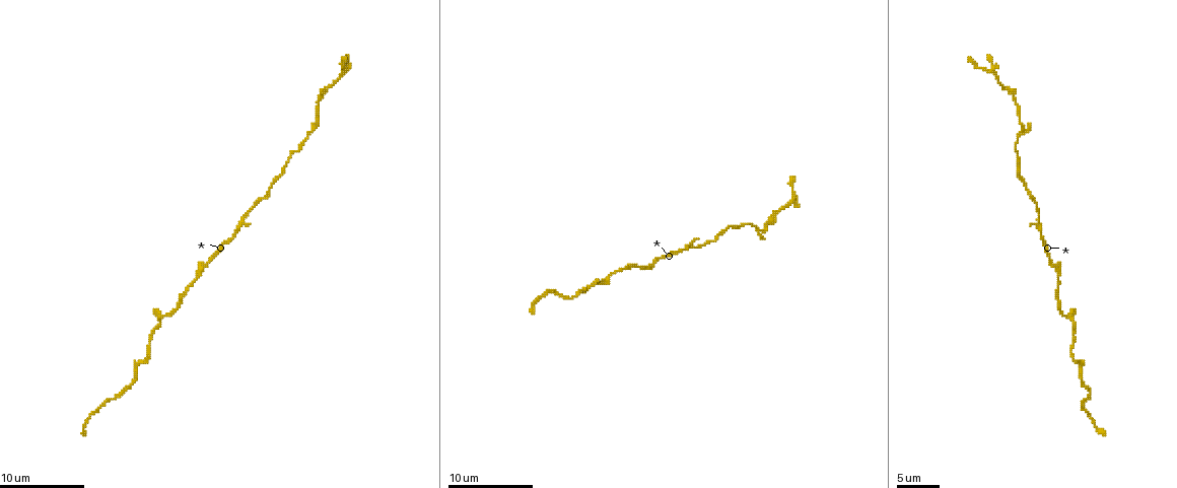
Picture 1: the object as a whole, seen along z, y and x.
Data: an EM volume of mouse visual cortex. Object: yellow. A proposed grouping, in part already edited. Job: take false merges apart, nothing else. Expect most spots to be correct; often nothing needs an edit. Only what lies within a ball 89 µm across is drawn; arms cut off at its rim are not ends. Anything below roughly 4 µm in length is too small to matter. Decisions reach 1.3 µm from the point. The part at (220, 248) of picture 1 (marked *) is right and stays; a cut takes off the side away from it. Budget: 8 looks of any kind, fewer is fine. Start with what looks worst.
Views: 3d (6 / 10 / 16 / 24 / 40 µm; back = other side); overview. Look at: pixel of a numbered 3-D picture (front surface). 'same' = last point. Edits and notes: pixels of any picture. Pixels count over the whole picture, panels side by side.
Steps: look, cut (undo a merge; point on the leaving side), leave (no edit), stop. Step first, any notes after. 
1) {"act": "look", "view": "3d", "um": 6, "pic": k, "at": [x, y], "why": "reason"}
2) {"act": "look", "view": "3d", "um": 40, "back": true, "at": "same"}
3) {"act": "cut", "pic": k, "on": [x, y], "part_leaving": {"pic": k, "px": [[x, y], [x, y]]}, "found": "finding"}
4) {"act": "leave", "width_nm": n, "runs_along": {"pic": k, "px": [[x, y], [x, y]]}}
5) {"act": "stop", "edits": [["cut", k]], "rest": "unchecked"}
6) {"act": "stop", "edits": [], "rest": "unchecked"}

{"act": "look", "view": "3d", "um": 10, "pic": 1, "at": [776, 212], "why": "thick turns thin"}

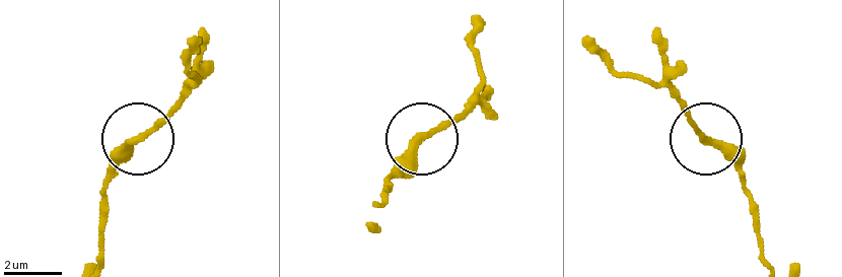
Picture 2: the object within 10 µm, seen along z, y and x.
{"act": "look", "view": "3d", "um": 10, "back": true, "pic": 2, "at": [706, 136]}

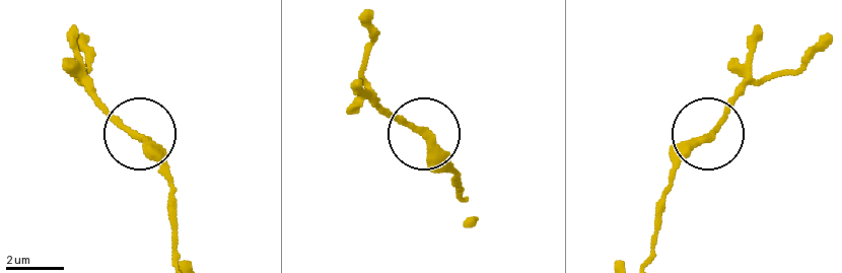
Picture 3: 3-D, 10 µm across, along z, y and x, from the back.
{"act": "leave", "runs_along": {"pic": 3, "px": [[172, 253], [168, 165], [78, 80]]}, "found": "one neuron here"}

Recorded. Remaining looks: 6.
{"act": "look", "view": "3d", "um": 16, "pic": 1, "at": [317, 117], "why": "narrows sharply"}

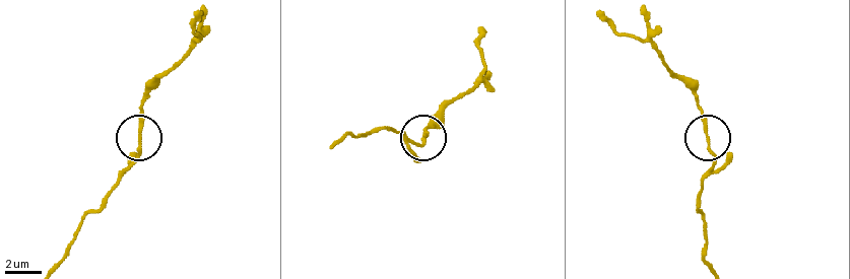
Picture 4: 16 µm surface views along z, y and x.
{"act": "leave", "runs_along": {"pic": 4, "px": [[708, 261], [699, 197], [712, 156], [699, 98]]}, "found": "one neuron here"}

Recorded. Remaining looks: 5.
{"act": "look", "view": "3d", "um": 16, "pic": 1, "at": [145, 363]}

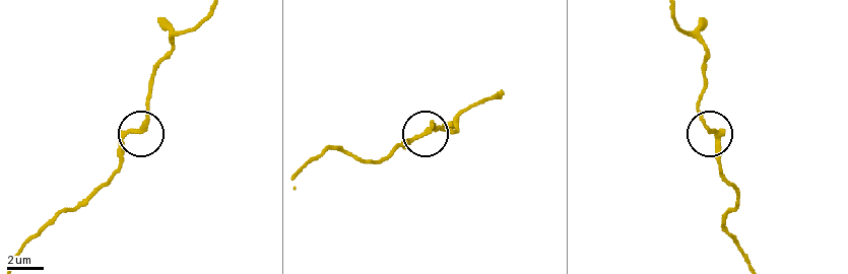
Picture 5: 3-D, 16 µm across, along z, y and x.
{"act": "leave", "found": "one neuron here"}

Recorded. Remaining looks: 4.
{"act": "look", "view": "3d", "um": 16, "pic": 1, "at": [1025, 188], "why": "narrows sharply"}

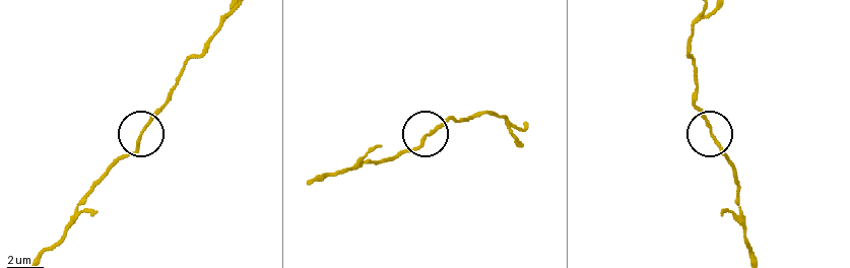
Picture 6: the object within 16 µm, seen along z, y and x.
{"act": "leave", "runs_along": {"pic": 6, "px": [[37, 259], [58, 242], [80, 201], [170, 103]]}, "found": "one neuron here"}

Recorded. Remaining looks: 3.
{"act": "stop", "edits": [], "rest": "unchecked"}

